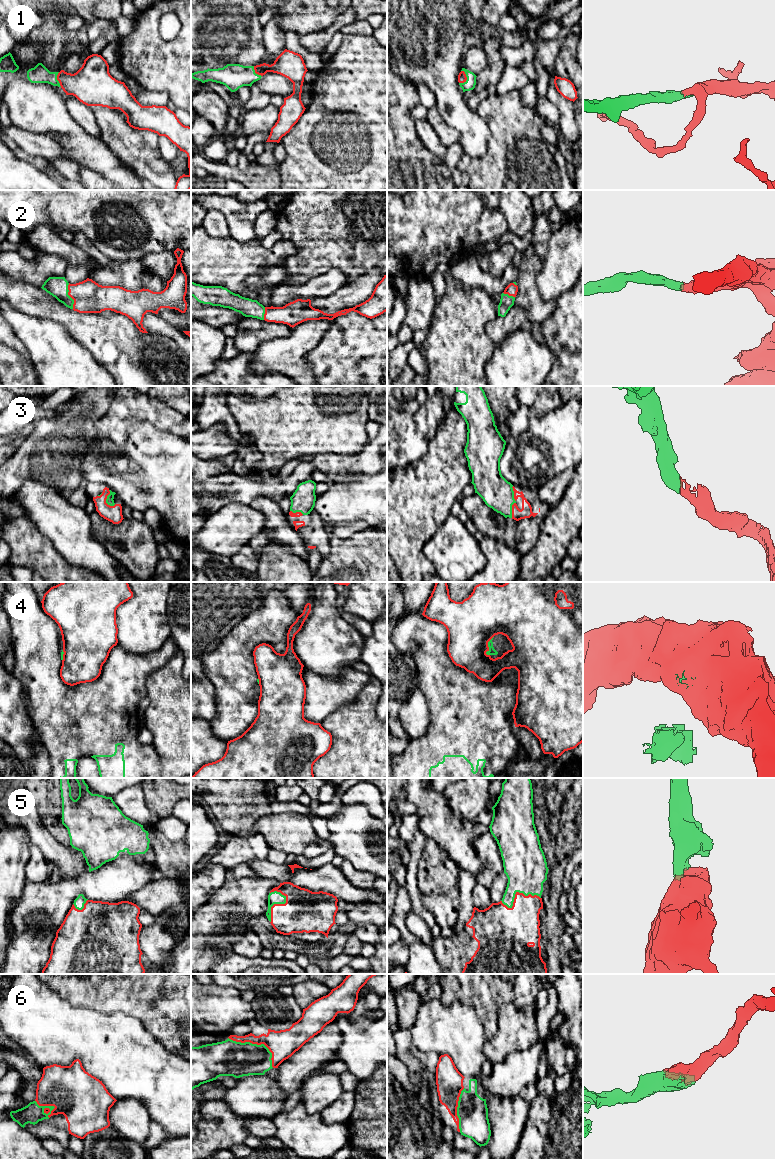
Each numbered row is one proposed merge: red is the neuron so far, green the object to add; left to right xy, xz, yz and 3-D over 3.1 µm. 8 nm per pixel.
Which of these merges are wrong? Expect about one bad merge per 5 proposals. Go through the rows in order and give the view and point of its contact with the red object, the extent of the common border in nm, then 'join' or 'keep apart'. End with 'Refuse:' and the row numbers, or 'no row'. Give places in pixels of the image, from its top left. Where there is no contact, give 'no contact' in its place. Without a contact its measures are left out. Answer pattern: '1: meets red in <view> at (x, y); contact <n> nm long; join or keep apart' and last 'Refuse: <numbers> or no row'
1: meets red in yz at (466, 78); contact 120 nm long; join
2: meets red in xy at (69, 295); contact 220 nm long; join
3: meets red in yz at (515, 503); contact 260 nm long; join
4: meets red in yz at (487, 646); contact 170 nm long; keep apart
5: meets red in xz at (277, 904); contact 260 nm long; join
6: meets red in xz at (257, 1044); contact 440 nm long; join
Refuse: 4

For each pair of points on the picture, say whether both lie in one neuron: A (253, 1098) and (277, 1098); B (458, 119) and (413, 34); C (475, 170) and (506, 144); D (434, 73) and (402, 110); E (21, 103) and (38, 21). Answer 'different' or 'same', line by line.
A: same
B: same
C: same
D: different
E: different

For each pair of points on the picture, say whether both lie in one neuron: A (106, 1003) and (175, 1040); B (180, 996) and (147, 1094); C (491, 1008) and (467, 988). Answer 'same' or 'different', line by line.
A: same
B: different
C: same

